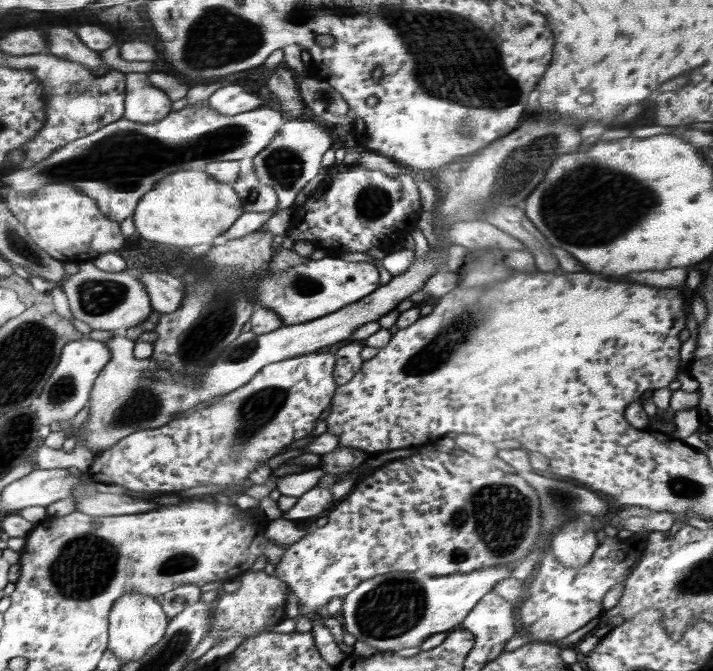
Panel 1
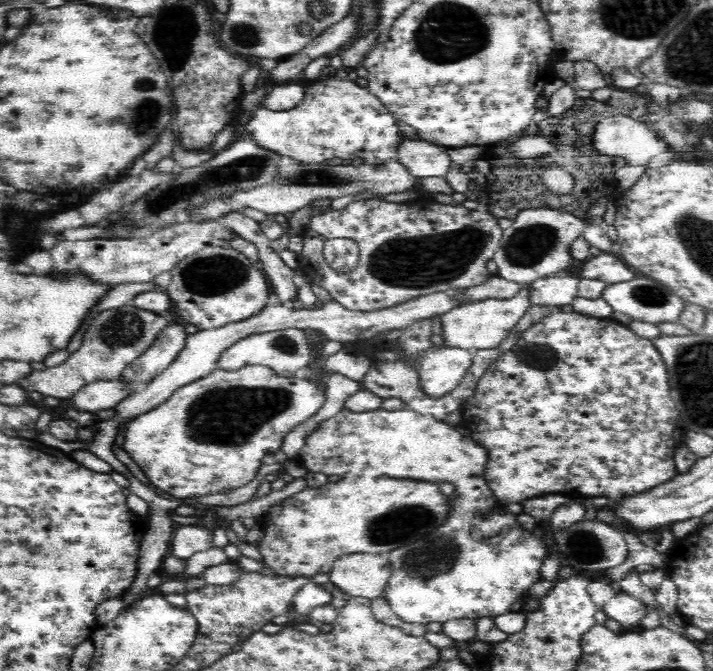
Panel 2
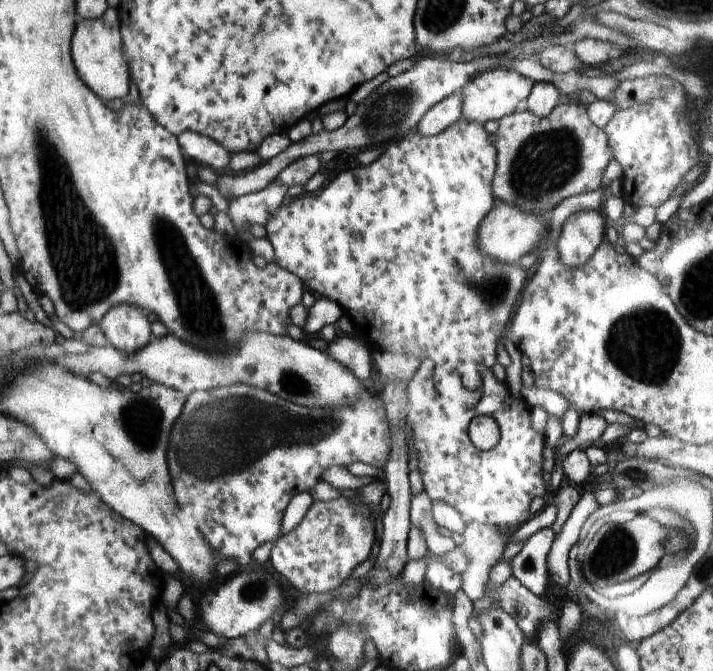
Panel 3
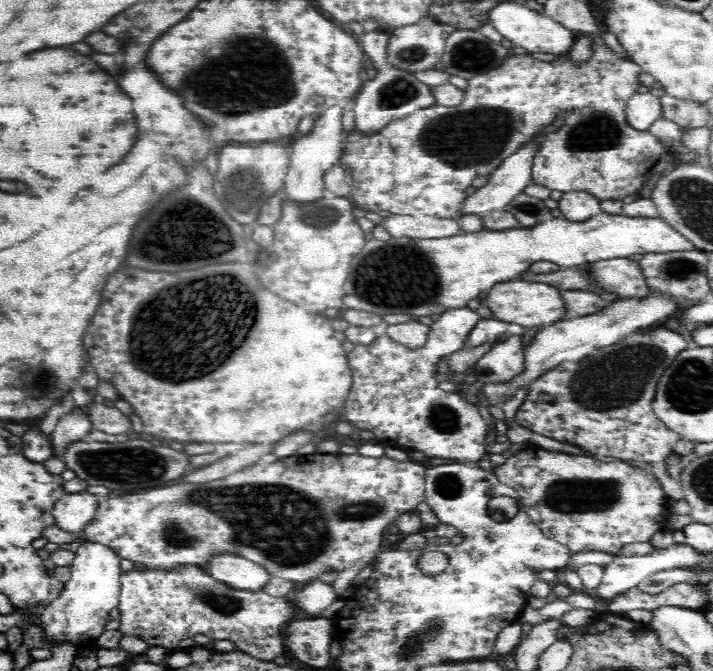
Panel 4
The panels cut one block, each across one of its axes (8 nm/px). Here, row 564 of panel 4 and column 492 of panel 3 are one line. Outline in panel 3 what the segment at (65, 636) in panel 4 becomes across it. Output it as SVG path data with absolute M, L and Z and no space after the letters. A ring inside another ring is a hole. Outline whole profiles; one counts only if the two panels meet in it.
M500 68L486 71L474 80L470 80L460 90L462 97L461 116L479 123L490 122L490 120L499 121L502 117L511 115L522 107L534 83L514 71Z

